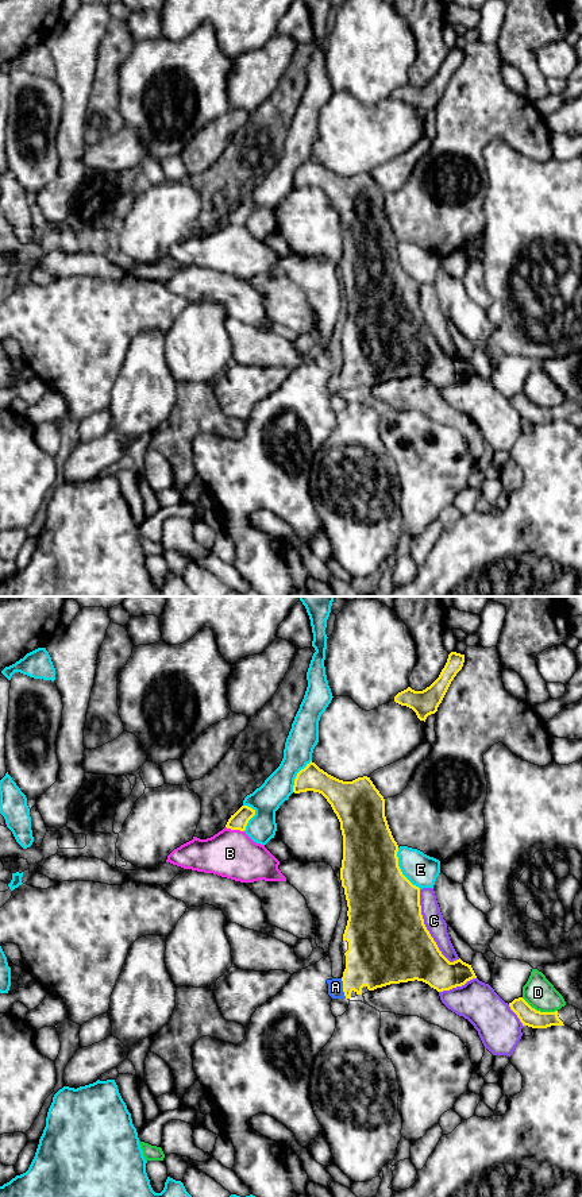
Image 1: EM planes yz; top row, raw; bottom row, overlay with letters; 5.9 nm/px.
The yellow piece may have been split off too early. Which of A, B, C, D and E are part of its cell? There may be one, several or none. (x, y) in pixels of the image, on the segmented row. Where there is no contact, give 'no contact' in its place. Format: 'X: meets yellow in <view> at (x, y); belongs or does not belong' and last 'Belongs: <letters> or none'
A: meets yellow in yz at (343, 988); belongs
B: meets yellow in yz at (235, 829); does not belong
C: meets yellow in yz at (427, 930); does not belong
D: meets yellow in yz at (539, 1011); does not belong
E: meets yellow in yz at (400, 869); does not belong
Belongs: A

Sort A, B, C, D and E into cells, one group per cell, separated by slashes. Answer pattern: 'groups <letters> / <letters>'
groups A / B / C / D / E

